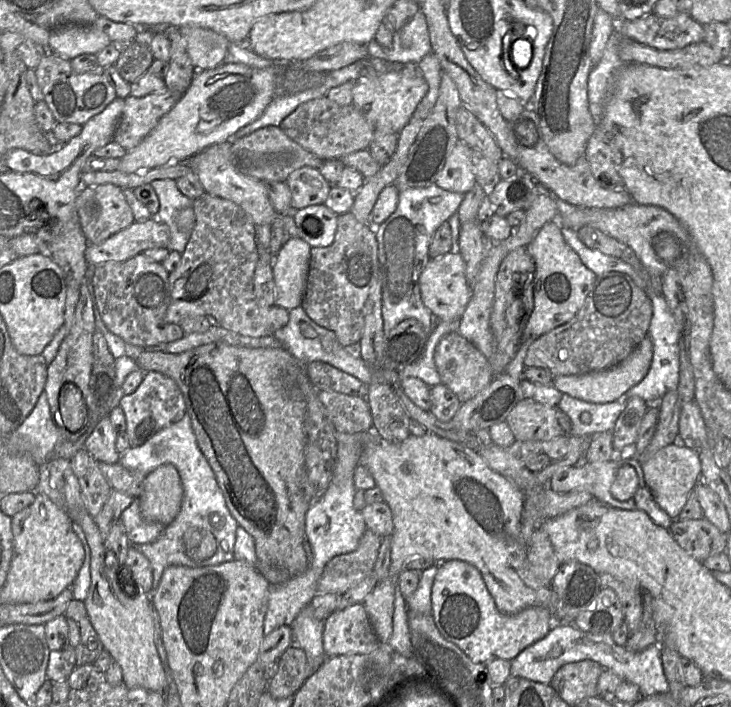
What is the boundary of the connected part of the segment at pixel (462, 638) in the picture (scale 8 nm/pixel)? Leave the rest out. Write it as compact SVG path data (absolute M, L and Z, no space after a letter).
M448 560L436 565L438 571L431 589L435 626L473 663L486 664L495 659L511 661L526 647L544 638L554 625L550 610L543 606L531 606L511 615L500 612L480 571L473 565L461 560Z

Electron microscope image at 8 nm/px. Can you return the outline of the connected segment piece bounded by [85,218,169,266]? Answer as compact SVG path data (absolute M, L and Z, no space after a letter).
M150 218L134 221L129 227L98 244L89 244L86 259L90 266L109 262L124 262L147 249L167 247L169 227Z

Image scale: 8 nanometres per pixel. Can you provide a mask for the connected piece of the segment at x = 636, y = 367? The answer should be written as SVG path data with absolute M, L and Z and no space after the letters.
M647 335L633 352L617 365L580 375L555 376L553 385L562 394L573 398L591 402L608 403L621 398L629 389L637 385L647 375L653 357L653 343Z

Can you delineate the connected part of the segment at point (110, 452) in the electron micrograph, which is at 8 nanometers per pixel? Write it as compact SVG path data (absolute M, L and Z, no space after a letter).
M110 415L102 418L84 443L84 448L99 462L113 464L121 454L116 449L117 431Z

